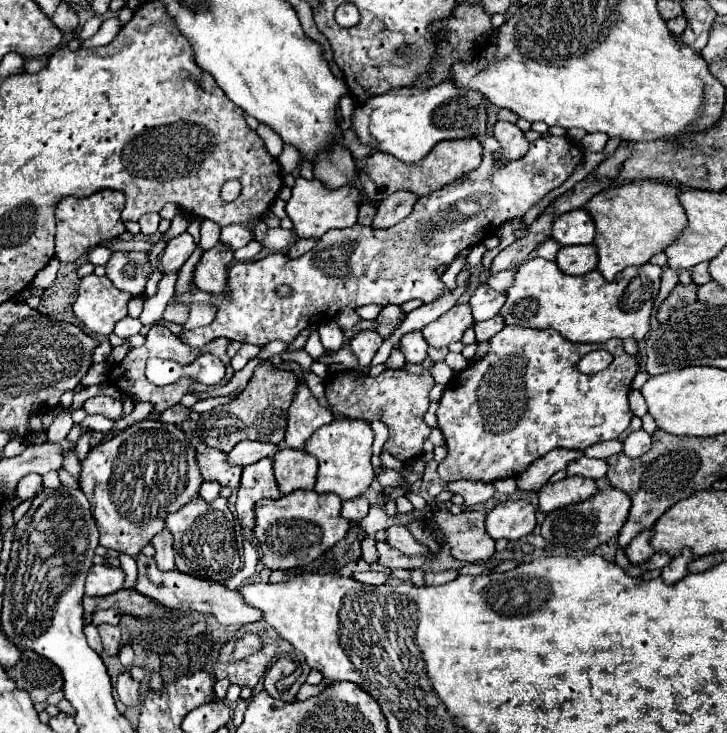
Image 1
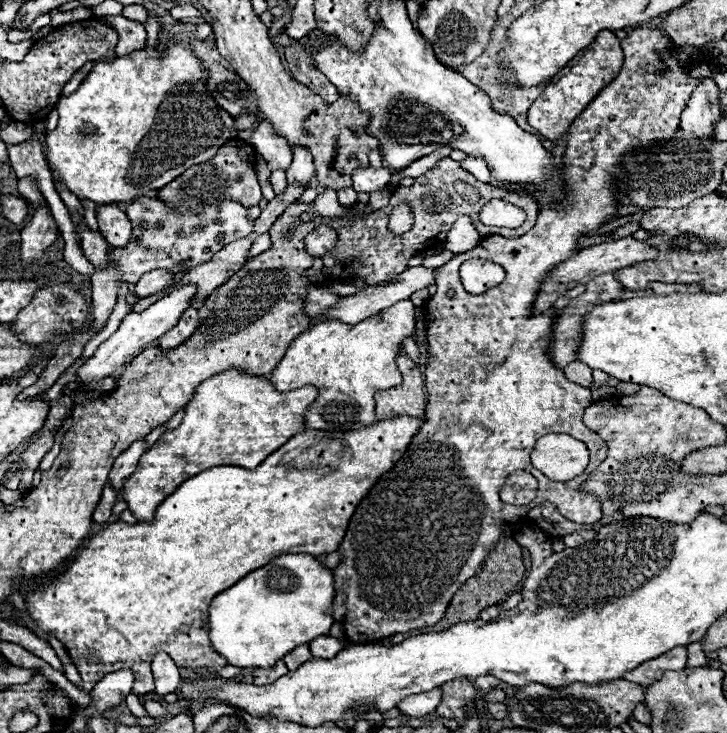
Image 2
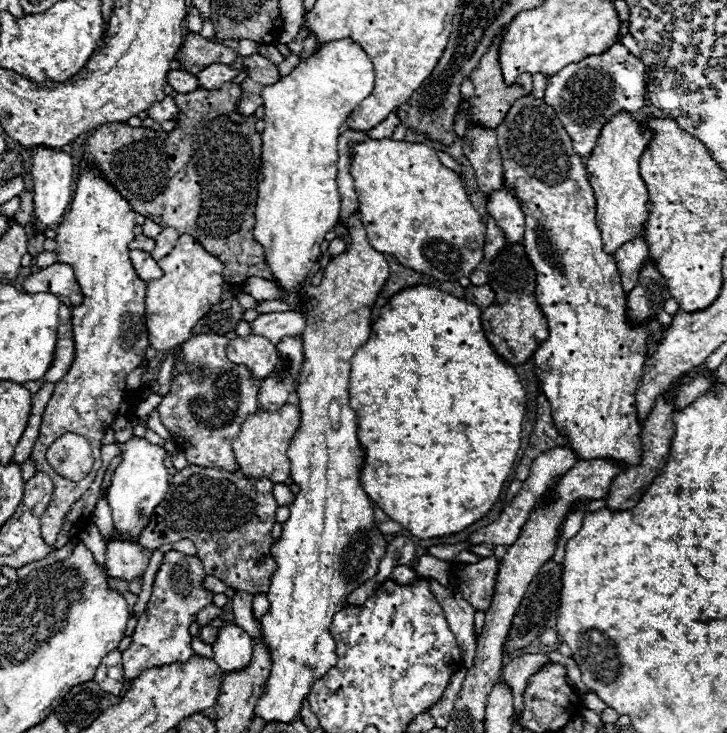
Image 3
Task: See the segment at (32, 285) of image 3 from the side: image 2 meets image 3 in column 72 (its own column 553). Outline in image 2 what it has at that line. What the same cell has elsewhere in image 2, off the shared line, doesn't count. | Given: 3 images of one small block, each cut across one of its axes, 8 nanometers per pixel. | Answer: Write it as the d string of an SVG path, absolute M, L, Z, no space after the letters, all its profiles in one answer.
M626 236L626 238L620 238L620 240L614 240L614 242L604 242L604 244L598 244L598 246L590 246L590 248L584 248L582 252L578 252L576 256L572 256L570 260L562 262L560 266L556 266L548 280L544 280L540 292L538 292L538 298L534 302L534 310L536 312L544 312L548 308L554 306L554 302L558 298L564 296L564 292L572 290L574 286L578 284L588 284L592 278L604 274L604 272L614 272L614 270L620 270L620 268L626 268L626 266L632 266L636 262L644 262L644 260L652 260L658 256L658 248L654 246L648 246L646 242L642 240L634 240L632 236Z

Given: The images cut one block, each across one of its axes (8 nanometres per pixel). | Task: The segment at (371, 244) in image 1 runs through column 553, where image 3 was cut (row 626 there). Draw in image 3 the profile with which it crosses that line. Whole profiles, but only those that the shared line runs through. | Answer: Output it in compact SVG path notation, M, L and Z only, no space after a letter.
M176 550L166 552L164 562L156 574L152 598L146 604L144 614L138 618L138 626L132 634L132 644L128 650L122 652L124 660L124 678L136 678L148 668L160 668L176 662L188 662L194 656L190 646L192 636L188 632L190 624L196 622L200 608L212 604L214 594L204 590L202 582L206 572L202 562L196 556L184 556Z

